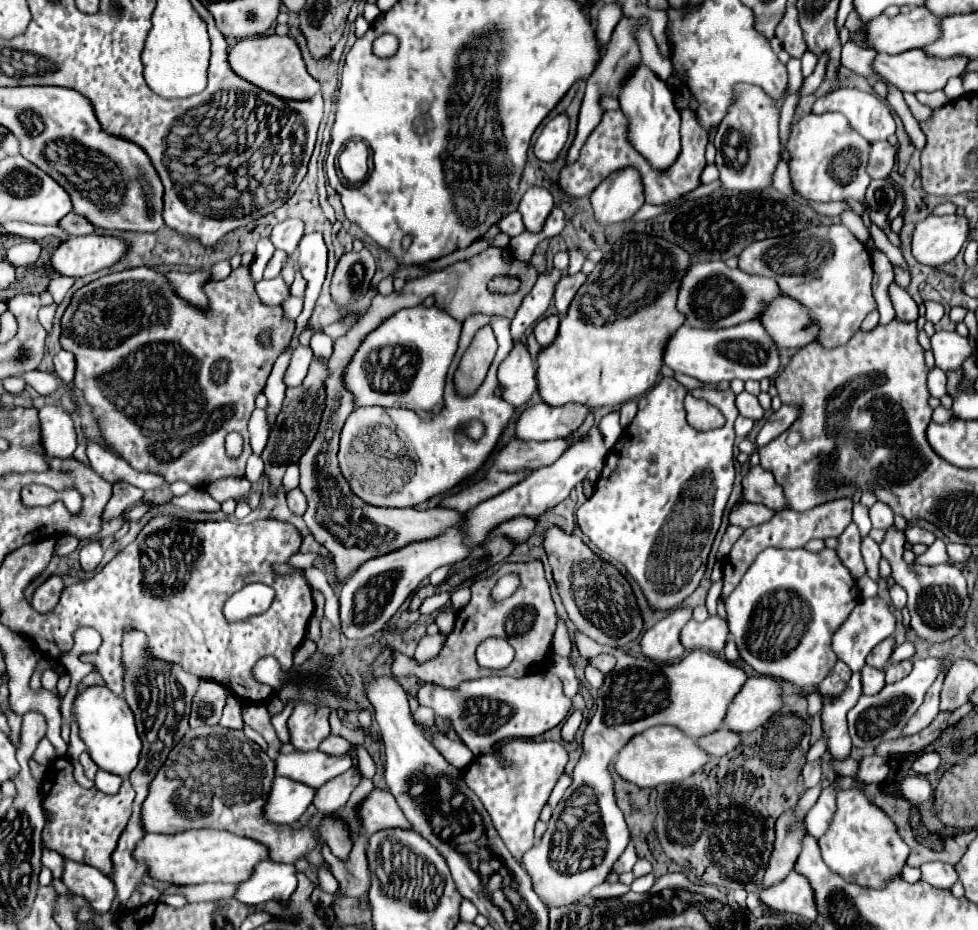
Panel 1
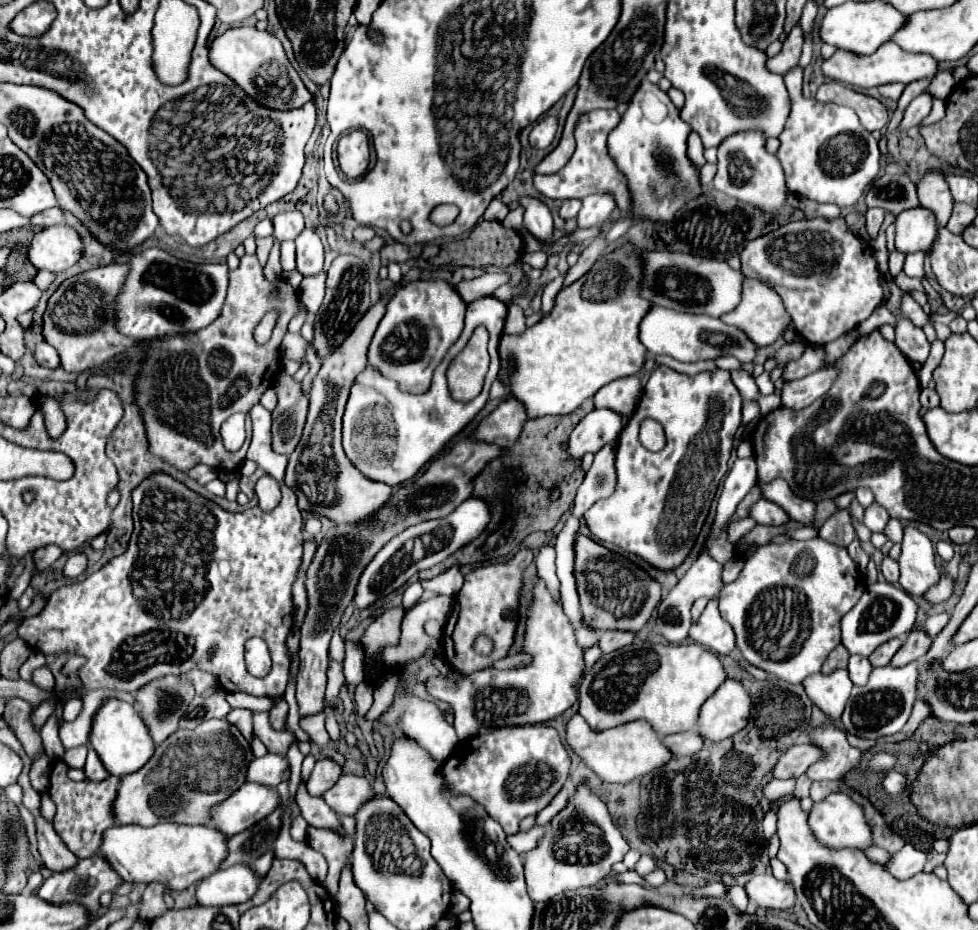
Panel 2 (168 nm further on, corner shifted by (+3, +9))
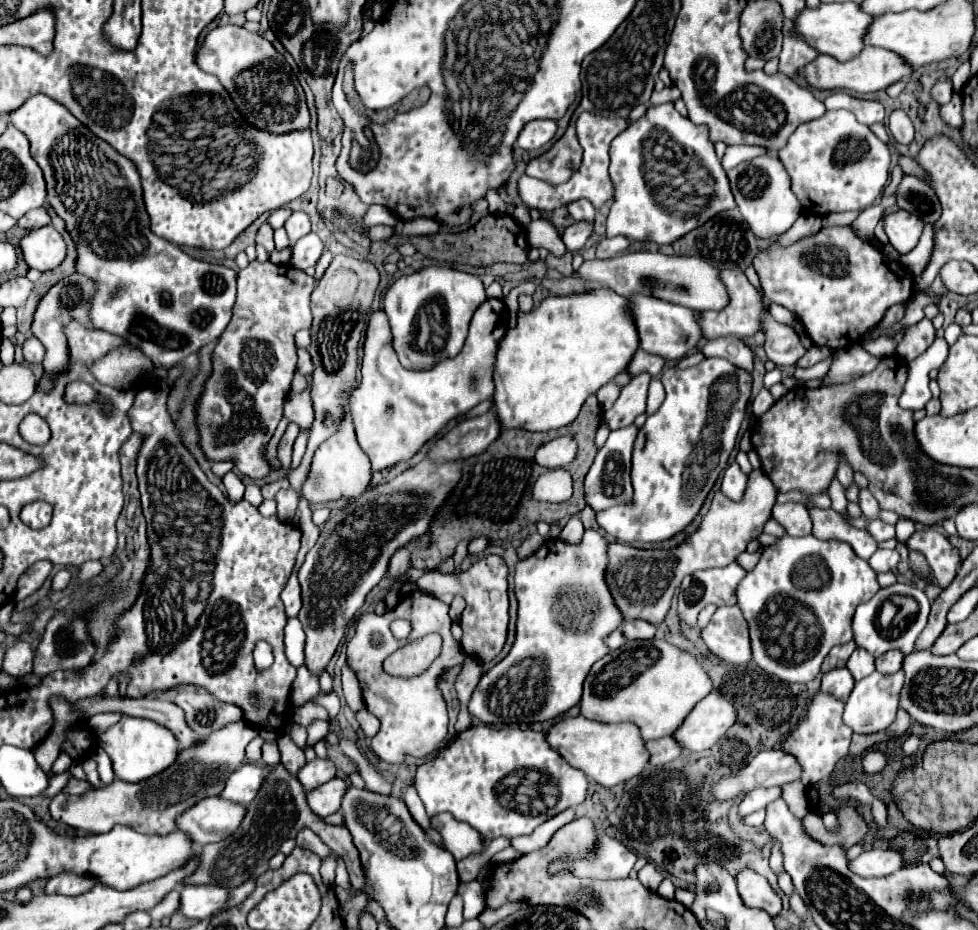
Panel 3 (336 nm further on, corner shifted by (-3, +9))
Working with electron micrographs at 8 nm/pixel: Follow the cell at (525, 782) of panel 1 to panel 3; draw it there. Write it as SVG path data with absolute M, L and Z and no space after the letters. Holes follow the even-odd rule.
M519 724L504 725L502 728L478 725L458 733L434 757L424 761L414 777L414 787L430 817L446 811L456 817L456 821L472 825L486 841L492 841L496 837L512 839L518 835L530 835L540 823L552 819L564 809L584 803L588 779L546 743L544 733L530 728L521 729Z

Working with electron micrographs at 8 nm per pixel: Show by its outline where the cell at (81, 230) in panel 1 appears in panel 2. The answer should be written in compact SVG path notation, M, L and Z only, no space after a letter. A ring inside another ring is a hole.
M60 207L46 209L32 217L32 225L38 225L38 227L52 227L52 225L60 225L60 223L64 223L64 213Z

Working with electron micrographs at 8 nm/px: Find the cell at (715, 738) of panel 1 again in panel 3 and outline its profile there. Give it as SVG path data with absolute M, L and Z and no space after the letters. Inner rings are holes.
M672 737L646 741L646 747L648 747L648 753L650 753L648 765L664 765L664 763L676 759L682 753L680 745Z

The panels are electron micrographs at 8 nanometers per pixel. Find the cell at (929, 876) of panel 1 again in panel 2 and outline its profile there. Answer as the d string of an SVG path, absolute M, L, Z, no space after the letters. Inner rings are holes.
M908 843L902 851L892 855L886 869L898 879L908 879L908 877L912 877L916 873L922 873L926 861L928 861L928 855Z

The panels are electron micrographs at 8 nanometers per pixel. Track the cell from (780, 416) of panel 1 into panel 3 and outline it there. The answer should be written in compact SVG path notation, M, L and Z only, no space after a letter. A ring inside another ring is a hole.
M860 345L844 347L844 349L836 351L836 359L834 359L828 375L824 377L824 385L854 381L854 379L874 371L878 363L880 363L880 357L866 353Z

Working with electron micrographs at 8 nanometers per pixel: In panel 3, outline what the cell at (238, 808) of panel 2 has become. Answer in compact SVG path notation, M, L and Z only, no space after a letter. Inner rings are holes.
M220 797L200 799L200 803L192 805L188 811L184 811L184 815L180 815L180 819L176 819L176 829L192 837L196 847L218 843L236 831L244 819L244 809L246 807Z

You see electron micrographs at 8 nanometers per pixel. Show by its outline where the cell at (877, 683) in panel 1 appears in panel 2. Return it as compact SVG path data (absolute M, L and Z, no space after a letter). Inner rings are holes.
M852 655L850 663L848 663L848 673L854 685L864 685L870 677L872 671L872 663L868 661L868 657L860 657L860 655Z

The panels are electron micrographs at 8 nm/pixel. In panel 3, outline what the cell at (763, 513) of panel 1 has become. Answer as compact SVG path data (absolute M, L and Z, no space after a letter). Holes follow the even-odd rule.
M782 503L774 505L772 517L786 529L792 537L804 537L812 533L812 517L808 509L800 503Z

